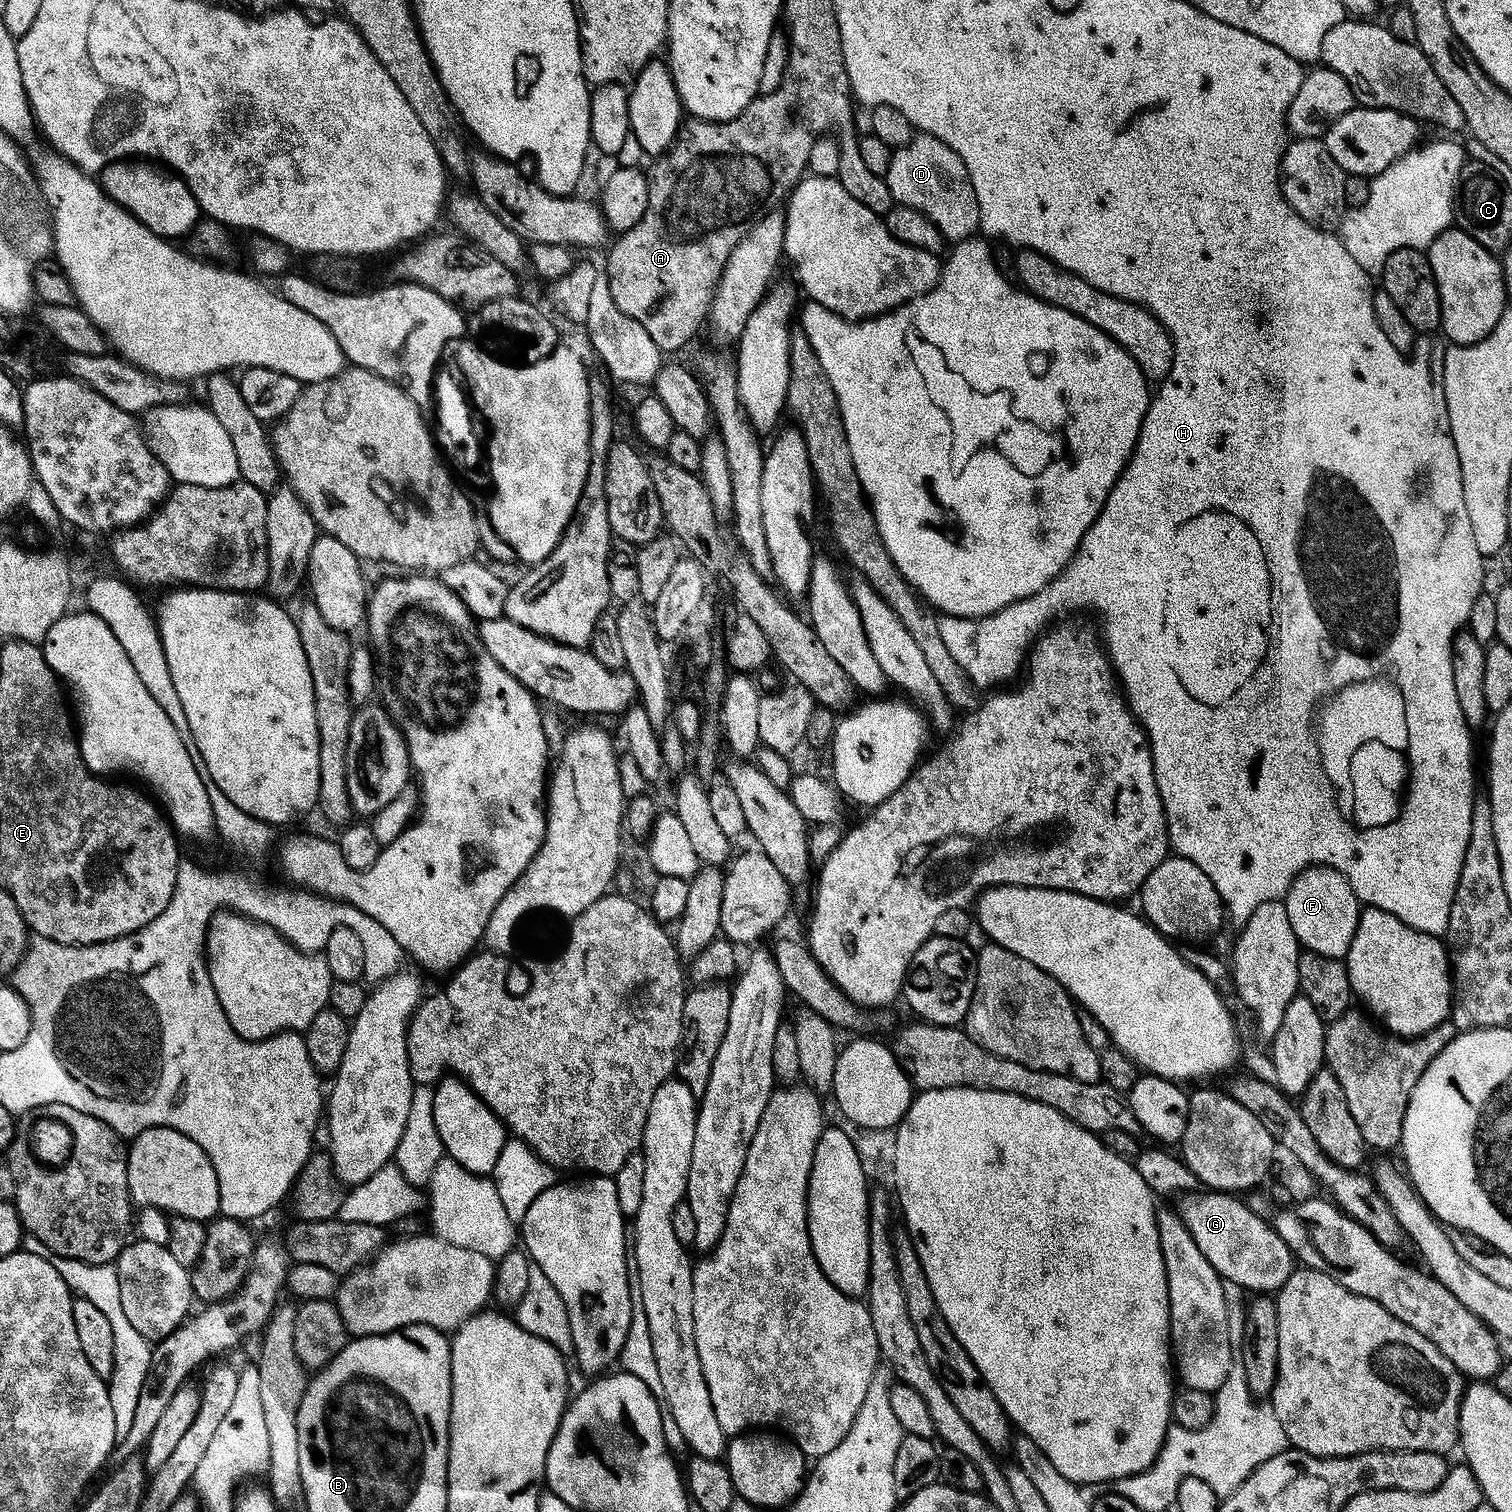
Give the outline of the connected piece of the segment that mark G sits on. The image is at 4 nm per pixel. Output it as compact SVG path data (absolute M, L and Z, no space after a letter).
M1193 1190L1190 1192L1181 1193L1179 1195L1178 1205L1176 1205L1176 1211L1183 1222L1186 1223L1186 1228L1190 1230L1191 1237L1194 1238L1194 1242L1198 1245L1198 1250L1205 1255L1206 1260L1210 1262L1216 1273L1218 1273L1222 1280L1226 1281L1229 1285L1236 1285L1244 1290L1252 1291L1252 1294L1274 1294L1280 1290L1280 1288L1289 1280L1289 1276L1296 1269L1296 1259L1289 1247L1286 1246L1286 1242L1282 1241L1281 1236L1273 1230L1271 1223L1265 1218L1258 1215L1247 1203L1237 1195L1228 1192L1218 1192L1215 1190Z

